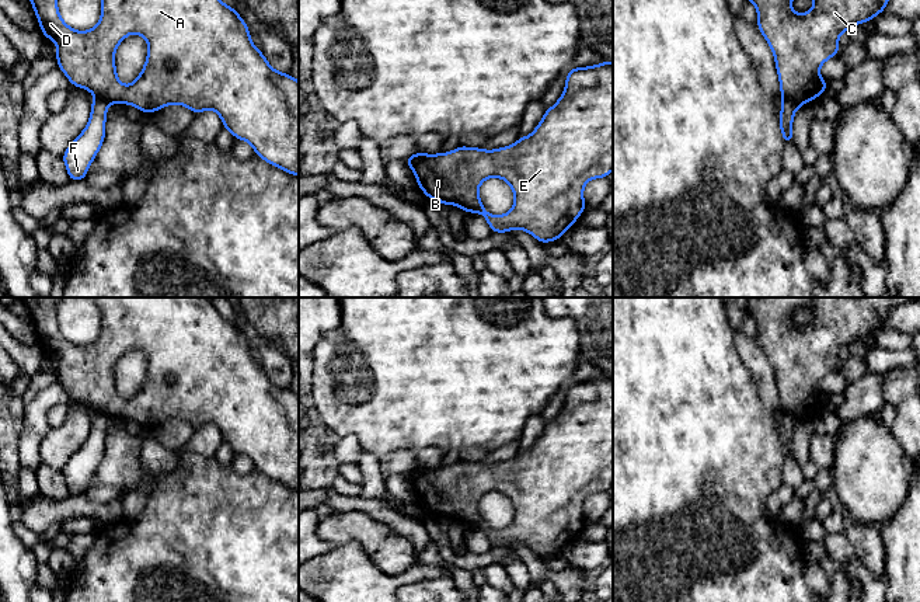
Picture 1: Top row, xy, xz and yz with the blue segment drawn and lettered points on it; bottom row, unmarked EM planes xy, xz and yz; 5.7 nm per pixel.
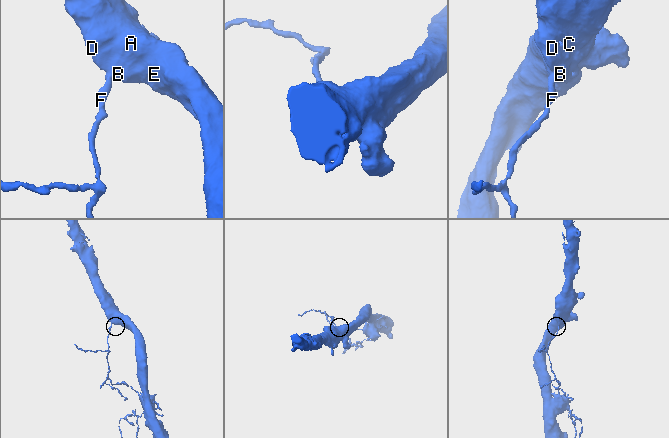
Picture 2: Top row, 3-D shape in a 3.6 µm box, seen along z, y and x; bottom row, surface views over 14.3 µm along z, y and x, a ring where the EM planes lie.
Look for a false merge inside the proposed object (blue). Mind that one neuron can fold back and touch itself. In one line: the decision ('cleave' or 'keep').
cleave

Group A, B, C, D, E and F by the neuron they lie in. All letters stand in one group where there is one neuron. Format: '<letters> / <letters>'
A B C D E / F

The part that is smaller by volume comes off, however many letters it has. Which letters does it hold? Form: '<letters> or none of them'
F

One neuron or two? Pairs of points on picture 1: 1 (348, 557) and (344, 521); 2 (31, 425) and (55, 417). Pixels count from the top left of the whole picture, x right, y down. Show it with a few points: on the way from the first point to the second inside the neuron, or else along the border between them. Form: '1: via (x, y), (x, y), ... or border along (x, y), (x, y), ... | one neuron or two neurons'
1: border along (335, 545), (356, 542), (373, 562) | two neurons
2: border along (66, 403), (58, 403), (48, 411), (49, 428) | two neurons

